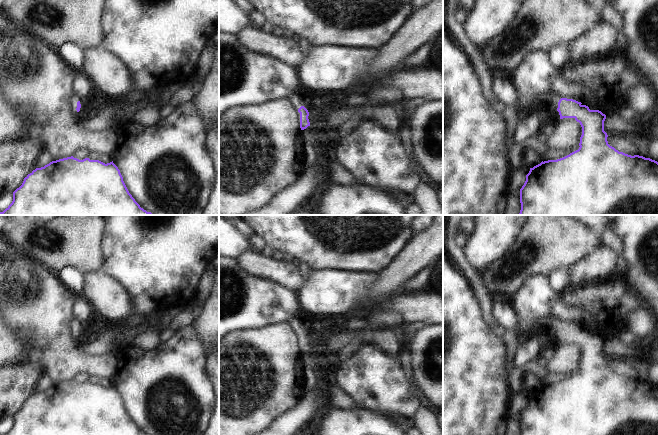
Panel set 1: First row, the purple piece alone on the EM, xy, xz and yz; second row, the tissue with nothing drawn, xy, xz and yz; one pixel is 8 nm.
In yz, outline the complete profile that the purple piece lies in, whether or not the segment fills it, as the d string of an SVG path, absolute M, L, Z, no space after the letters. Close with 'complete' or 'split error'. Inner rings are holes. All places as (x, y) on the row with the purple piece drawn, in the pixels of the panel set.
M547 96L548 103L558 113L560 119L565 121L576 120L582 127L582 135L580 137L579 149L570 153L569 155L557 159L542 161L540 164L530 168L529 173L526 175L526 181L520 189L520 203L521 210L518 215L658 215L658 162L650 158L645 158L639 155L628 155L619 152L614 147L610 146L607 141L607 133L604 131L604 121L606 115L599 110L582 104L573 99L561 98L557 96Z; split error

